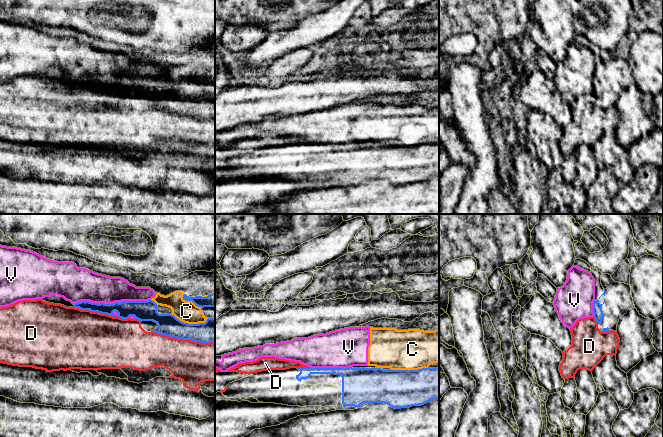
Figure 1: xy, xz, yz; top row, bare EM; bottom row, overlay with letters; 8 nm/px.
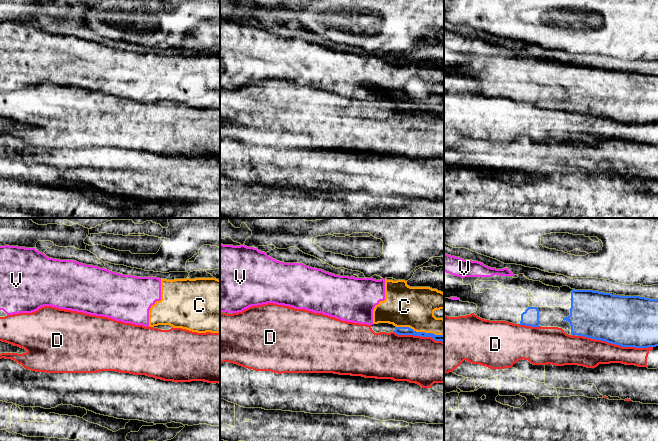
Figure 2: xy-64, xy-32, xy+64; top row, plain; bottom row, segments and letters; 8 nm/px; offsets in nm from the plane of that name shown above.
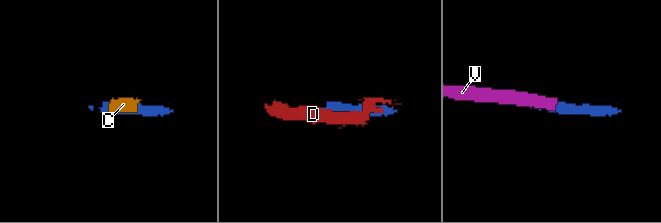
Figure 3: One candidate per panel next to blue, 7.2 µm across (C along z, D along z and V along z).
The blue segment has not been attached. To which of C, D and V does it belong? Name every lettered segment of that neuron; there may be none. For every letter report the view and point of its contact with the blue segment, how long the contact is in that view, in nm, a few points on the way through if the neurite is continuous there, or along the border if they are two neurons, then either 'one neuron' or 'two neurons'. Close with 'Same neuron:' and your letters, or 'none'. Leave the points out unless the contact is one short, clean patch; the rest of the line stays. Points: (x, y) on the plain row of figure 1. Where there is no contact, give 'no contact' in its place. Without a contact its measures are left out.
C: xy (190, 100) | 300 nm | two neurons
D: xy (183, 115) | 500 nm | two neurons
V: xy (111, 80) | 650 nm | two neurons
Same neuron: none

